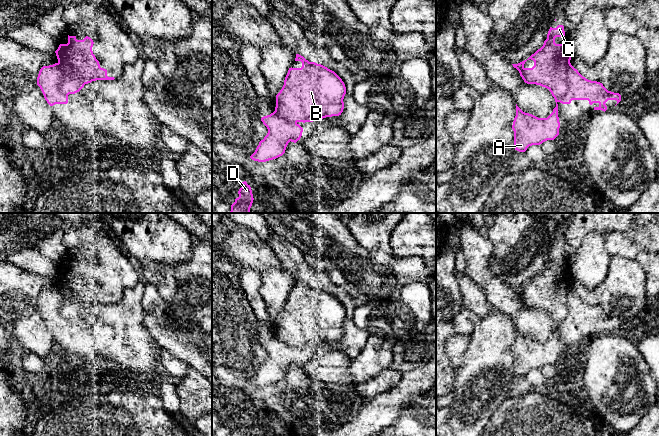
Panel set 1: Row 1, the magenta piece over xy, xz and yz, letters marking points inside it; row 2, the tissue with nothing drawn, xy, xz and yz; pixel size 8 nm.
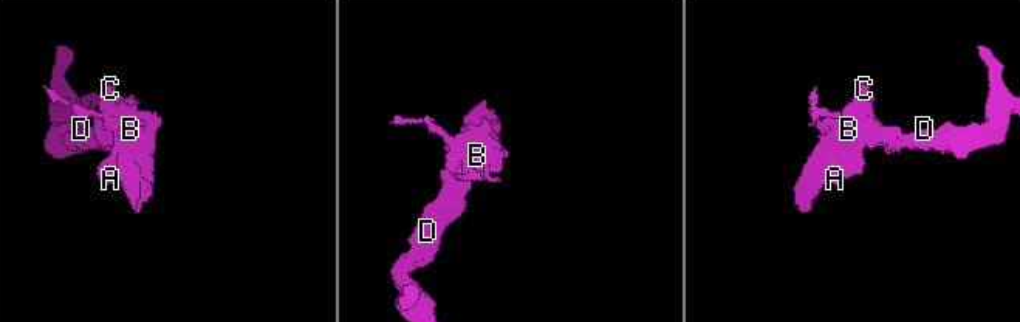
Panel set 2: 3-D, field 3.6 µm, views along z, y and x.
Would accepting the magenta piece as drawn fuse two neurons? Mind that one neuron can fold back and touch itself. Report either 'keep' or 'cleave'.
keep

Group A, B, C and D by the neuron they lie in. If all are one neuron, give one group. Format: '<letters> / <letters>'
A B C D

